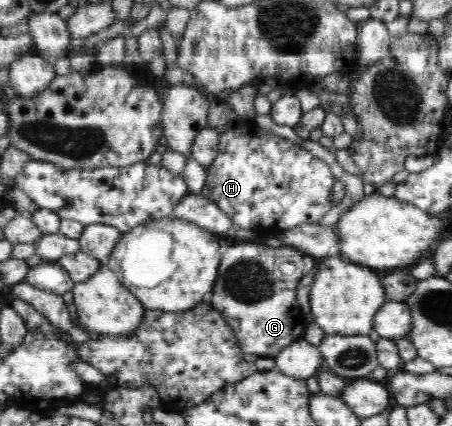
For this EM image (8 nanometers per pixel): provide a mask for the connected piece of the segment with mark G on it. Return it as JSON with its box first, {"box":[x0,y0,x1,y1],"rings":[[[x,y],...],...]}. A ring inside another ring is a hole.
{"box":[210,232,316,358],"rings":[[[256,232],[244,239],[244,243],[231,242],[224,248],[210,304],[237,335],[243,354],[274,358],[288,344],[304,338],[306,314],[301,313],[296,303],[296,288],[299,280],[316,268],[315,260],[287,244],[278,248],[265,245],[266,233]],[[283,262],[287,264],[285,272],[279,269]]]}

